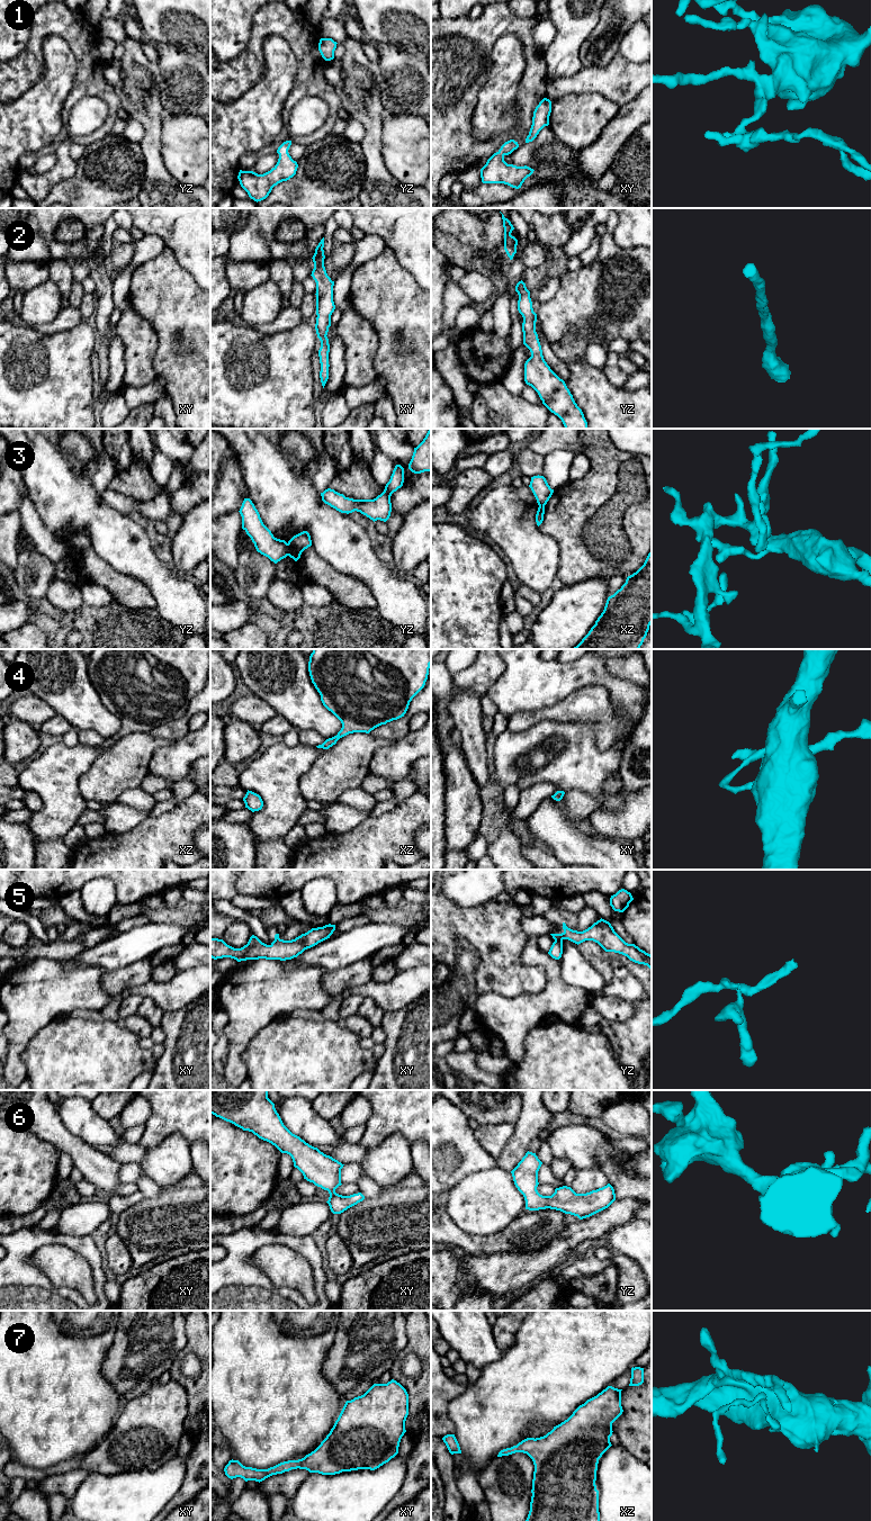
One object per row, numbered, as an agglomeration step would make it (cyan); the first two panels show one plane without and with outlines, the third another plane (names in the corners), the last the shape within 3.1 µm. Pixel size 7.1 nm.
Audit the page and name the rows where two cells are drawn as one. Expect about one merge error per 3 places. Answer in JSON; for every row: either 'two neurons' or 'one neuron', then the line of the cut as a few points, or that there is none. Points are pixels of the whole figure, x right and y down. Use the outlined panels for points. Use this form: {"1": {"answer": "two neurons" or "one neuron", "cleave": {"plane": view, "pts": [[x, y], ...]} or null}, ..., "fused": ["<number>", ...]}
{"1": {"answer": "one neuron", "cleave": null}, "2": {"answer": "one neuron", "cleave": null}, "3": {"answer": "two neurons", "cleave": {"plane": "yz", "pts": [[287, 543], [288, 555]]}}, "4": {"answer": "one neuron", "cleave": null}, "5": {"answer": "two neurons", "cleave": {"plane": "yz", "pts": [[562, 938], [555, 941]]}}, "6": {"answer": "one neuron", "cleave": null}, "7": {"answer": "one neuron", "cleave": null}, "fused": ["3", "5"]}

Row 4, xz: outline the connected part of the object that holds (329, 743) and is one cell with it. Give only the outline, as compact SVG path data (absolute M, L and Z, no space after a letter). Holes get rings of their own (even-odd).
M313 649L308 662L312 683L323 705L342 723L336 736L316 747L329 749L349 734L369 734L381 724L404 717L412 699L424 687L430 665L431 649Z

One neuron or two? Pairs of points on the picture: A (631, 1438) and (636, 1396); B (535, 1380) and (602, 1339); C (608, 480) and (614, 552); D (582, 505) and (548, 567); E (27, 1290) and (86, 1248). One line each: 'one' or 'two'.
A: one
B: one
C: one
D: two
E: one

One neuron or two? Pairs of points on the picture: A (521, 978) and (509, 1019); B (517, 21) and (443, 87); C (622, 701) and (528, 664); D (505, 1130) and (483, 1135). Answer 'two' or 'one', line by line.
A: two
B: one
C: one
D: one

